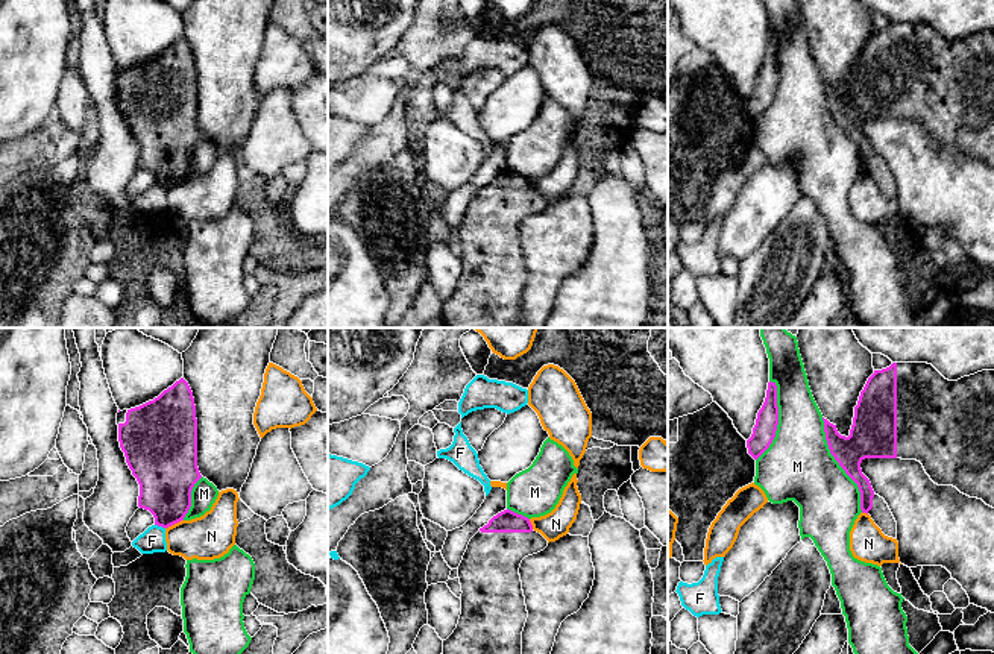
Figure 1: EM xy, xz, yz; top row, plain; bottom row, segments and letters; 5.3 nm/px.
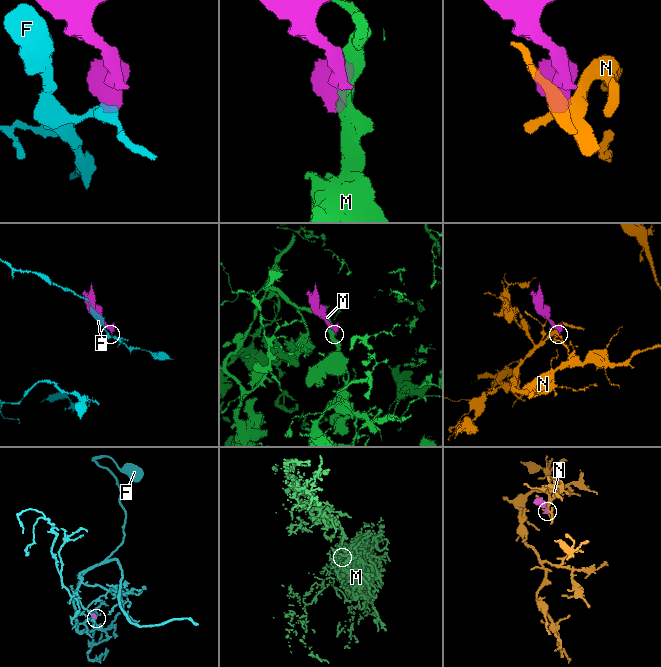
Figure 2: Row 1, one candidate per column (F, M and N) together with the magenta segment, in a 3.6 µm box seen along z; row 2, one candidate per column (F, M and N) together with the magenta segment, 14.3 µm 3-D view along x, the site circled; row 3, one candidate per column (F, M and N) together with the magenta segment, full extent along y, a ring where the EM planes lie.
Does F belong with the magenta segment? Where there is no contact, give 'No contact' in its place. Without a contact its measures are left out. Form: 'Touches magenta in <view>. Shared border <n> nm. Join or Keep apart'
Touches magenta in xy. Shared border 60 nm. Keep apart

